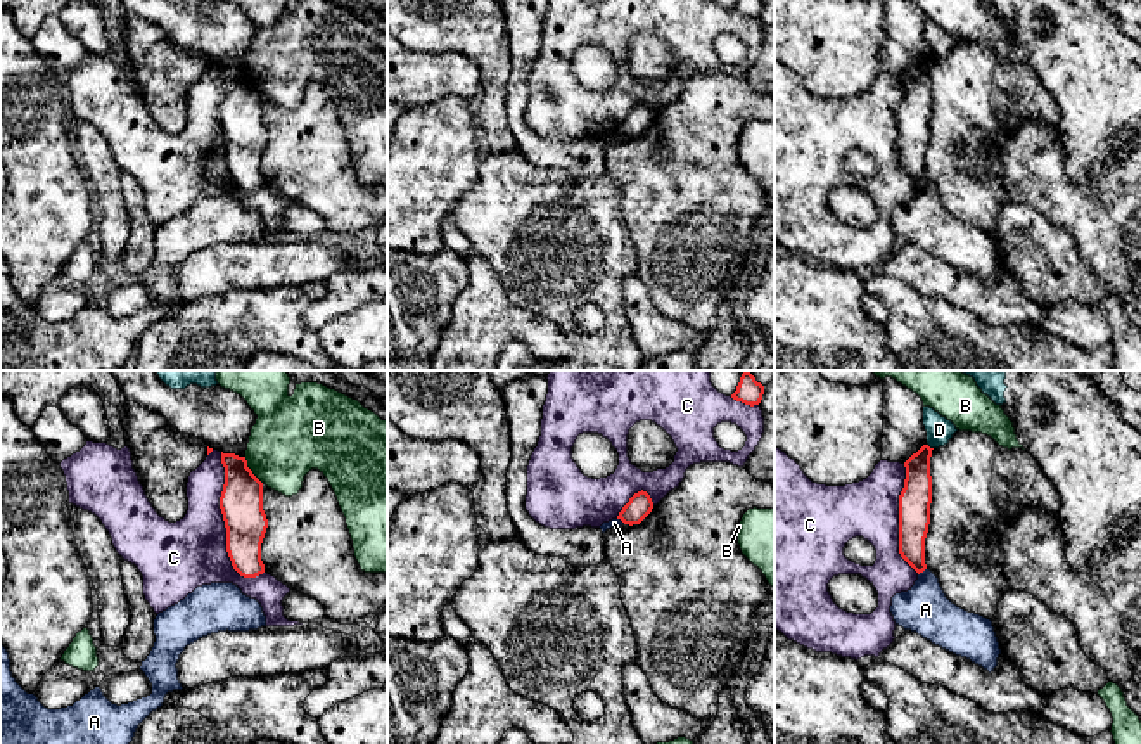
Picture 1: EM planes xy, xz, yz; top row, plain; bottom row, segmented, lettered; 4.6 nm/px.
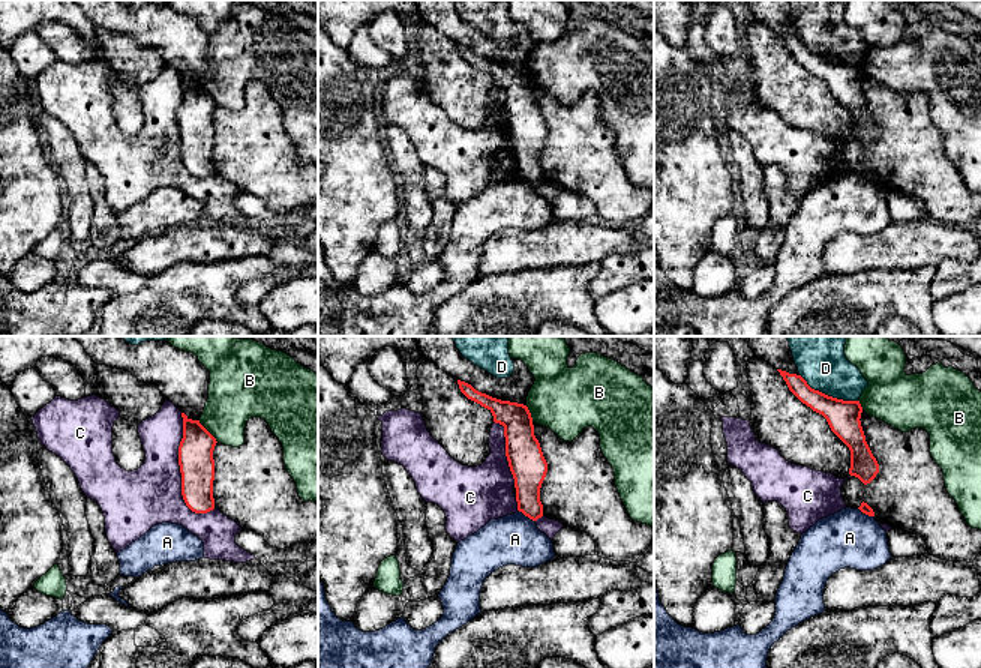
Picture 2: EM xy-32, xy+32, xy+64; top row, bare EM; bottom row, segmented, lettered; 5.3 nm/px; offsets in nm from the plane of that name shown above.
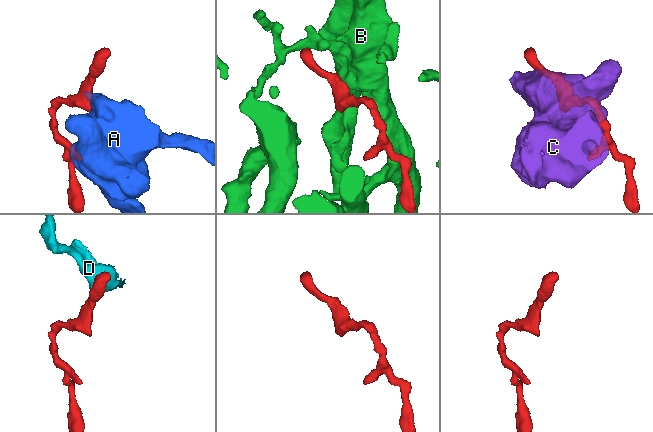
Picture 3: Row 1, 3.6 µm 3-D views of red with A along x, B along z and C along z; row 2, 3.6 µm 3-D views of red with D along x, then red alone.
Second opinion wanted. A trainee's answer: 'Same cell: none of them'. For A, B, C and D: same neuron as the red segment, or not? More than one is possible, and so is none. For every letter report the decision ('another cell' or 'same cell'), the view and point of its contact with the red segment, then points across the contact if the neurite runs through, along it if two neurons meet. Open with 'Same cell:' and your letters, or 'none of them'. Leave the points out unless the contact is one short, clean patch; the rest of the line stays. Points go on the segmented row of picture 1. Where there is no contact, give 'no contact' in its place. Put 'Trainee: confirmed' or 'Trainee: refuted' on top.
Trainee: confirmed
Same cell: none of them
A: another cell; contact yz (922, 571); border yz (925, 568), (918, 575)
B: another cell; contact xy (251, 471); border xy (244, 457), (251, 473), (261, 483)
C: another cell; contact xy (223, 519)
D: another cell; contact yz (929, 447)

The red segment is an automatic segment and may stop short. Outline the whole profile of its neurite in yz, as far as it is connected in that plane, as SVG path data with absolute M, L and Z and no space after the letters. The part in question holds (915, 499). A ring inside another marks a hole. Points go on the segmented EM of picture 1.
M923 445L906 462L904 488L899 495L899 554L920 574L925 564L925 538L932 503L932 450Z

